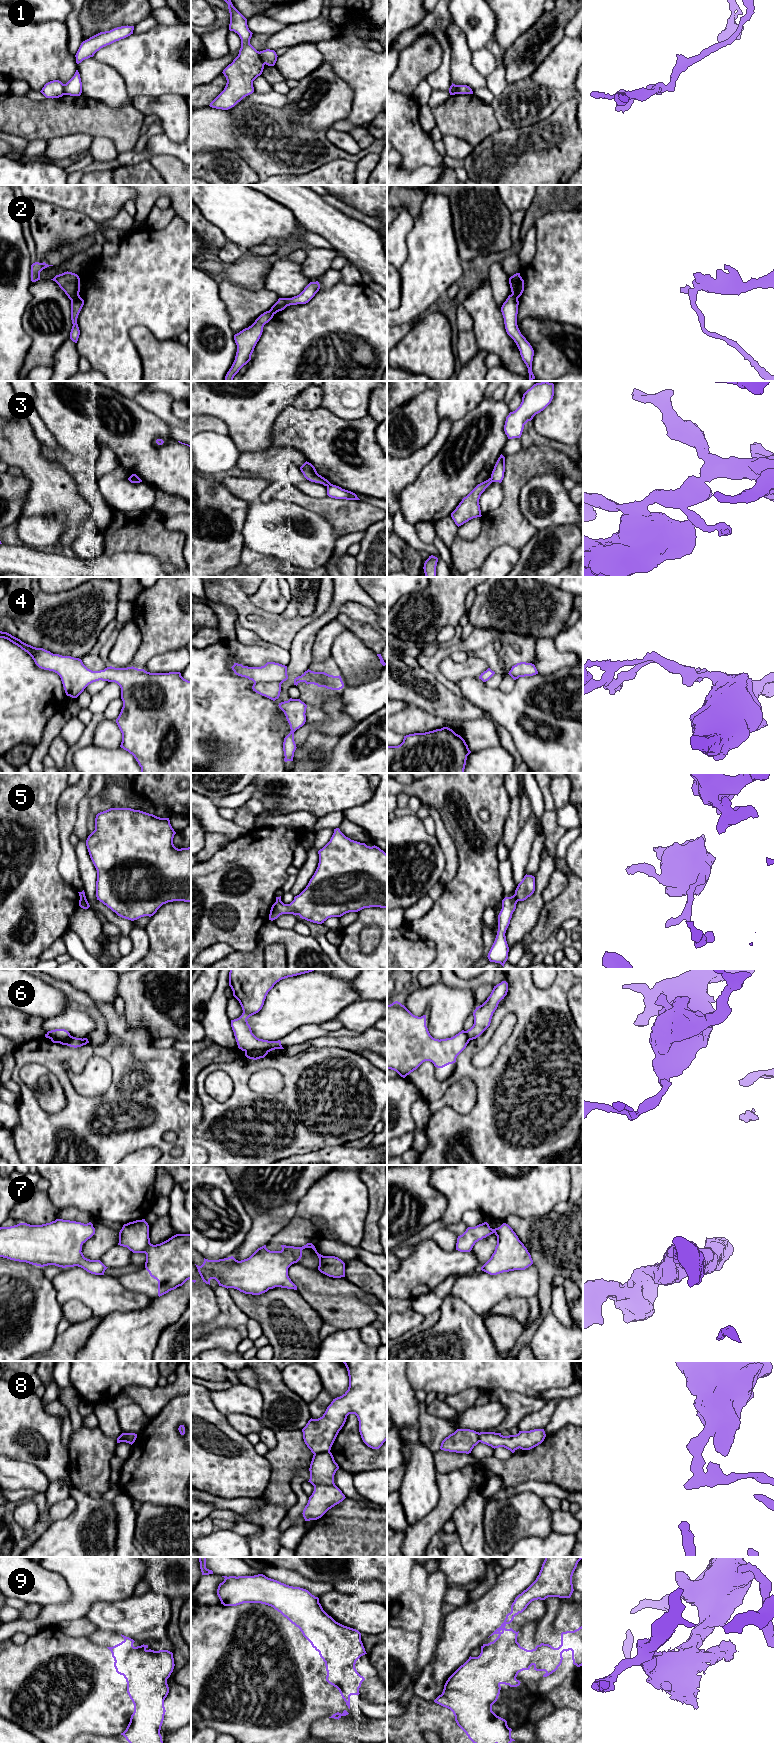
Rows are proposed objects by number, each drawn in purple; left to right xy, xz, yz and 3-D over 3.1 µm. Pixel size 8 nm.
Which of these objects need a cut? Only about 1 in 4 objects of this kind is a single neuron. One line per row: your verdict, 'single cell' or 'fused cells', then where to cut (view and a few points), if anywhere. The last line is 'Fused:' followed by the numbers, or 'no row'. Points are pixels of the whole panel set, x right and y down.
1: fused cells; cut in xz along (258, 52), (264, 64)
2: fused cells; cut in xy along (78, 293), (71, 300)
3: fused cells; cut in xz along (331, 484), (327, 487)
4: single cell; no cut
5: fused cells; cut in yz along (513, 895), (517, 901)
6: fused cells; cut in xy along (46, 1034), (59, 1038), (70, 1036)
7: single cell; no cut
8: fused cells; cut in xz along (329, 1451), (314, 1454)
9: single cell; no cut
Fused: 1, 2, 3, 5, 6, 8

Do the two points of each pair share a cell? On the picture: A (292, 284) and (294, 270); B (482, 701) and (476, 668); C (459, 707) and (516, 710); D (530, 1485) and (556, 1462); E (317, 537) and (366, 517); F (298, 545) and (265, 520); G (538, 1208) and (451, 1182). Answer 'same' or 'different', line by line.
A: same
B: different
C: different
D: different
E: different
F: same
G: same

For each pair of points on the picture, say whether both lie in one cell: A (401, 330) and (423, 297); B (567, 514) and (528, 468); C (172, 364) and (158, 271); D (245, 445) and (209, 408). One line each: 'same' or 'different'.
A: different
B: different
C: different
D: same

